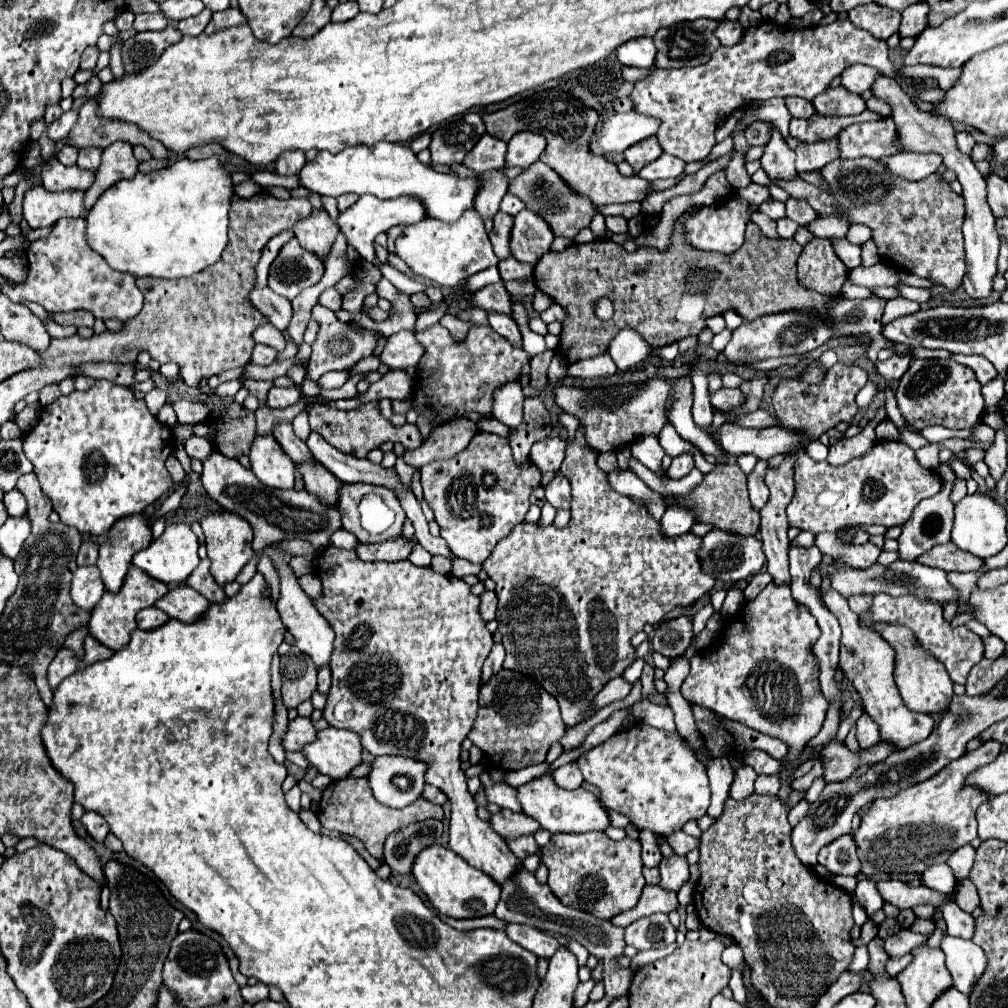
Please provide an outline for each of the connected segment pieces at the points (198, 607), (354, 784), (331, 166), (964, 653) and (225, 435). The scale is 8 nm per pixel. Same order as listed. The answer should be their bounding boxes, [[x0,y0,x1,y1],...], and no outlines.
[[155,586,209,622],[319,778,443,861],[299,142,481,222],[859,594,983,684],[207,396,255,458]]

